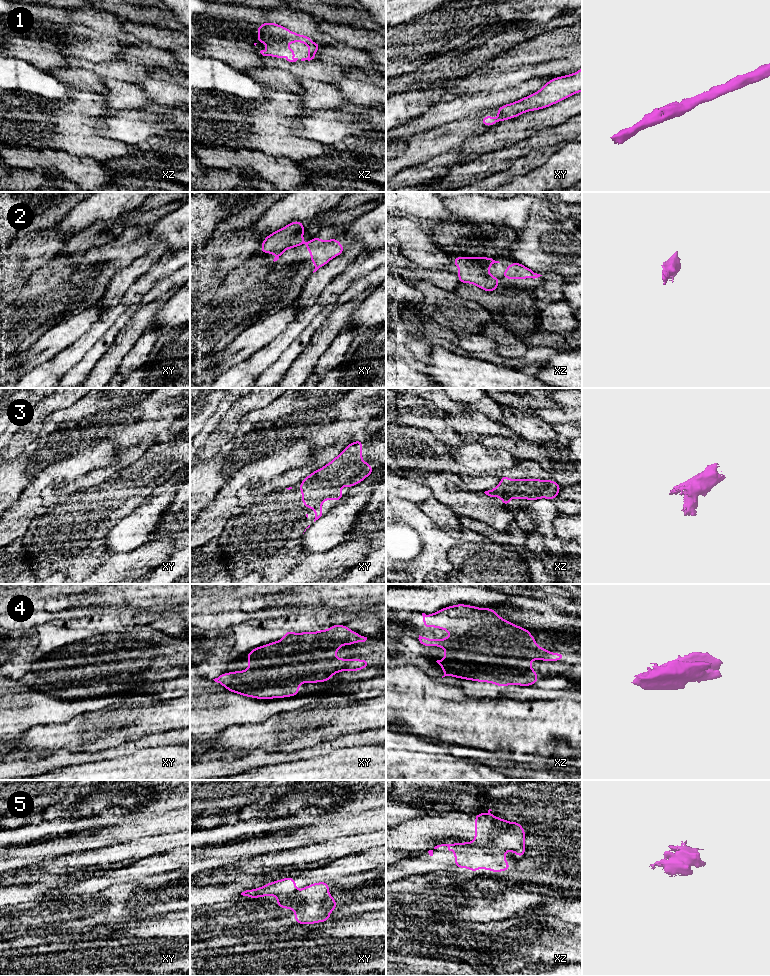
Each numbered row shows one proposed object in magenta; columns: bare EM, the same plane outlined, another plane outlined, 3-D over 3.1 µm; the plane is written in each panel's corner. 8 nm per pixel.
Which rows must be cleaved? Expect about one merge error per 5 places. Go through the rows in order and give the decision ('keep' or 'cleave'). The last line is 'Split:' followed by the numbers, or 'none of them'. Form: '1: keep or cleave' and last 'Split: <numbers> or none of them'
1: keep
2: keep
3: keep
4: keep
5: cleave
Split: 5

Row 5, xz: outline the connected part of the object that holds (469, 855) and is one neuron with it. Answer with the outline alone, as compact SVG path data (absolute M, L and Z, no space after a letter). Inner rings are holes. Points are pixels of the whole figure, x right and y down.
M475 842L441 844L434 847L447 846L455 853L455 867L469 868L476 873L479 868L492 870L494 873L510 870L509 862L505 861L505 852L488 846L479 846Z

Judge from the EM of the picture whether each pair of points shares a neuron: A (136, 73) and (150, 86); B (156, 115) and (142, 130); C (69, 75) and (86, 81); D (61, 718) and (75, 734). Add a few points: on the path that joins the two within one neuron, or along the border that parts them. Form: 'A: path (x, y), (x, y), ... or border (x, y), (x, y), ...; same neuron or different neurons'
A: border (151, 77), (134, 83); different neurons
B: path (152, 119), (145, 126); same neuron
C: path (73, 77), (82, 80); same neuron
D: border (68, 720), (64, 723), (42, 725); different neurons

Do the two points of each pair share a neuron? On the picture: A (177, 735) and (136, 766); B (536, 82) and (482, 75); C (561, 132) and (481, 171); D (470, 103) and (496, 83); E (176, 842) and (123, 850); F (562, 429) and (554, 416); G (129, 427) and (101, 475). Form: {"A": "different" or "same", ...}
{"A": "different", "B": "different", "C": "same", "D": "different", "E": "same", "F": "different", "G": "same"}

